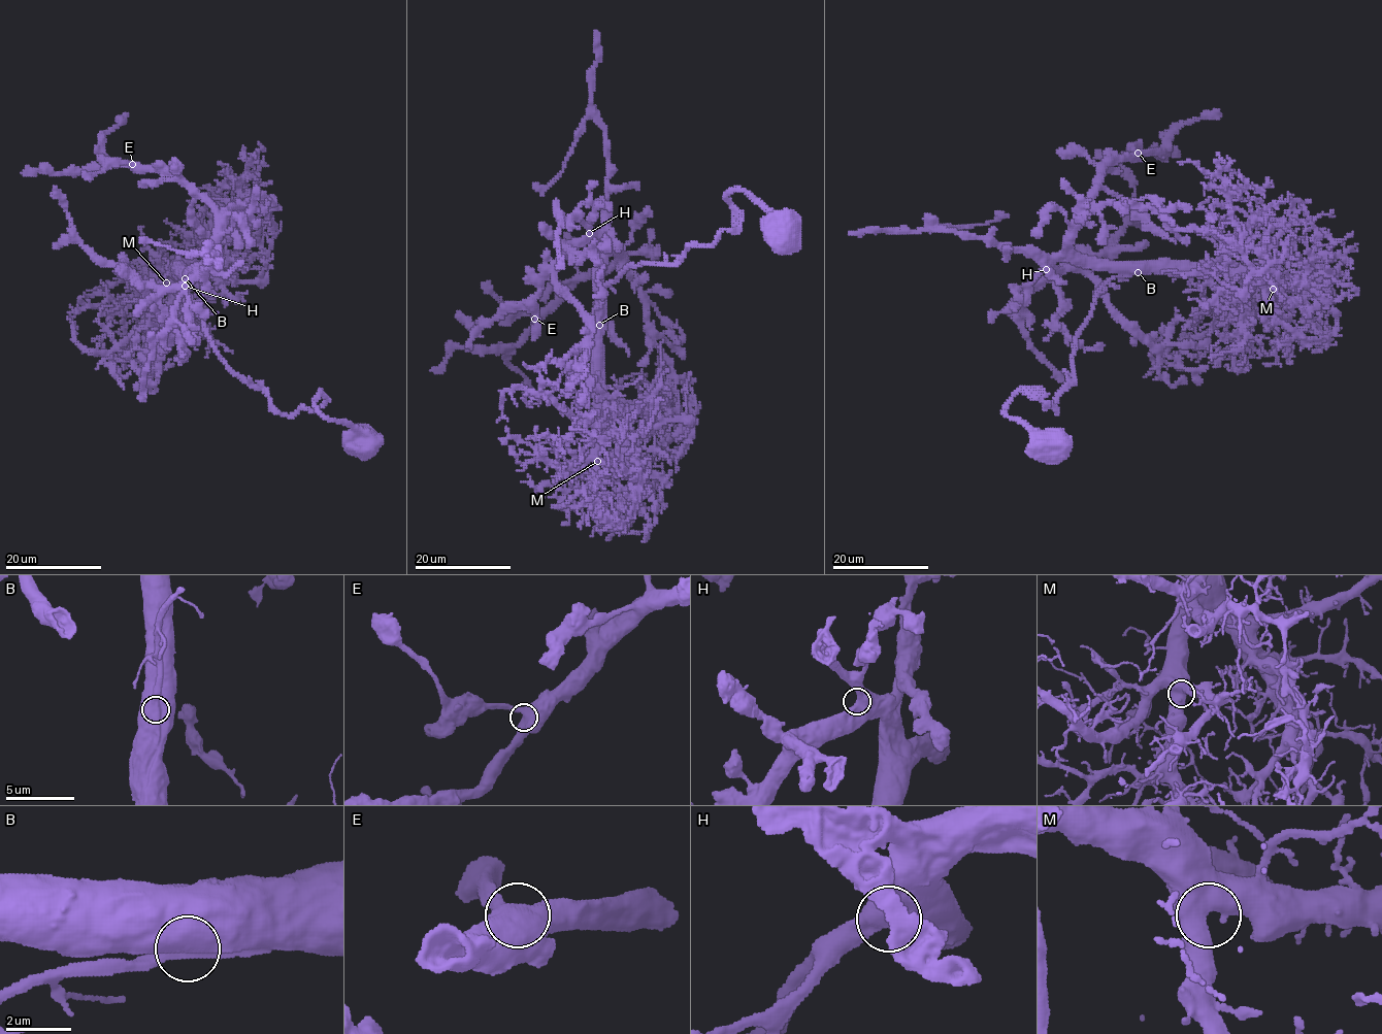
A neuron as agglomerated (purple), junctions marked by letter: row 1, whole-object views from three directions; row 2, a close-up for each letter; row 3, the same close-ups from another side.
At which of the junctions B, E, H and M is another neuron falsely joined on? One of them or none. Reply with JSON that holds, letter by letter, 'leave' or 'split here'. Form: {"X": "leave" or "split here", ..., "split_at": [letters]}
{"B": "leave", "E": "leave", "H": "leave", "M": "leave", "split_at": []}

